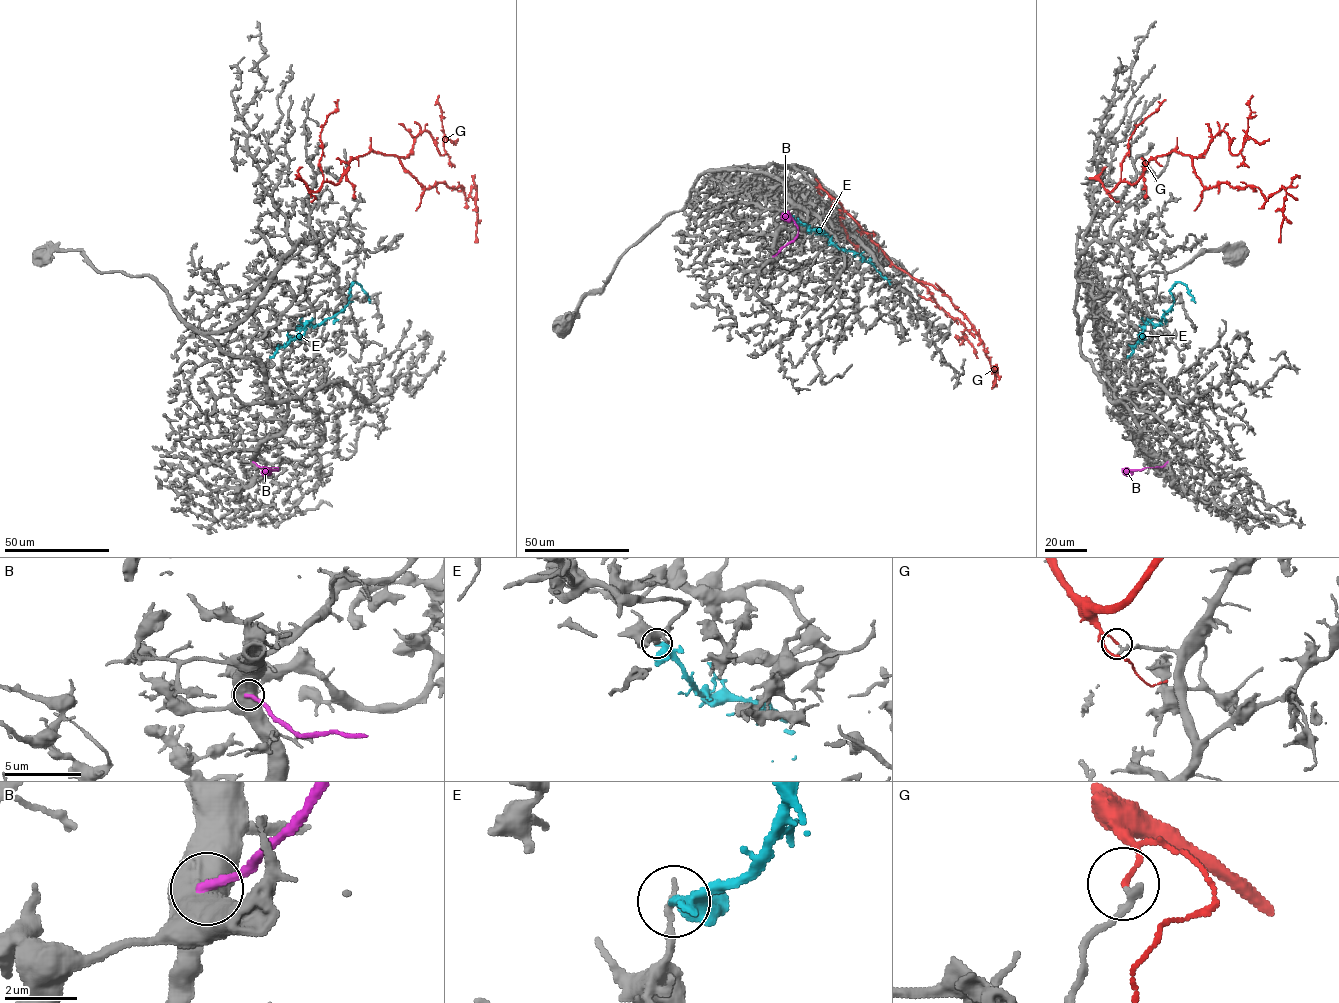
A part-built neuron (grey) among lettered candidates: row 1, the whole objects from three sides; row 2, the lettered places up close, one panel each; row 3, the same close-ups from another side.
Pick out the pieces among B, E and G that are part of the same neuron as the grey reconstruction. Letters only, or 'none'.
none

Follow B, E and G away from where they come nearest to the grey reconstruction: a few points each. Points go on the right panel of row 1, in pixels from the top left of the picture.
B: (1167, 462), (1160, 467), (1124, 472)
E: (1126, 357), (1144, 324), (1158, 325), (1172, 305), (1170, 289), (1176, 283), (1186, 286), (1195, 302)
G: (1112, 196), (1150, 160), (1188, 155), (1206, 188), (1253, 186), (1266, 200), (1283, 187), (1279, 242)

